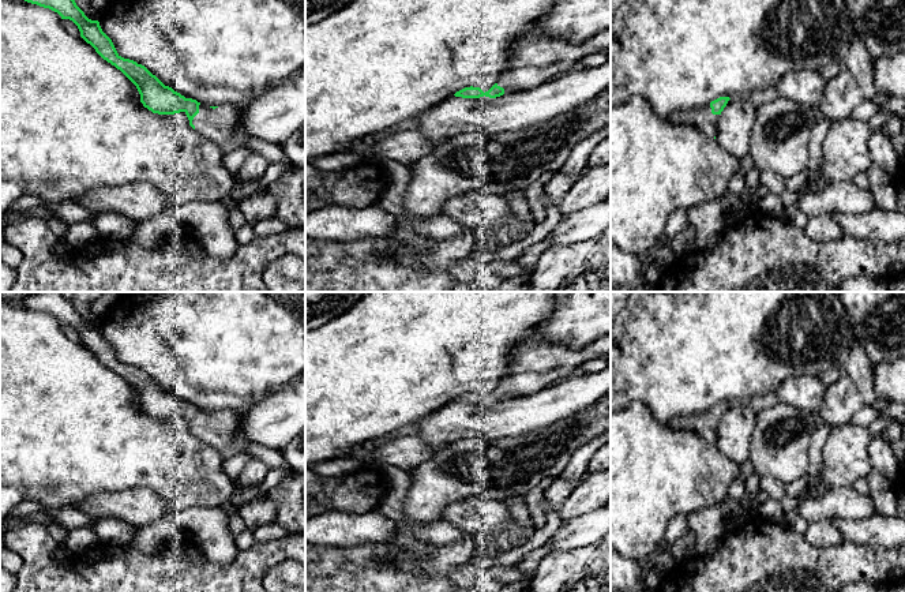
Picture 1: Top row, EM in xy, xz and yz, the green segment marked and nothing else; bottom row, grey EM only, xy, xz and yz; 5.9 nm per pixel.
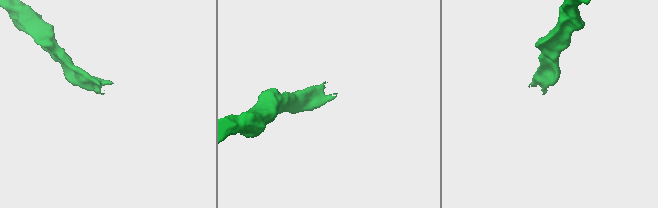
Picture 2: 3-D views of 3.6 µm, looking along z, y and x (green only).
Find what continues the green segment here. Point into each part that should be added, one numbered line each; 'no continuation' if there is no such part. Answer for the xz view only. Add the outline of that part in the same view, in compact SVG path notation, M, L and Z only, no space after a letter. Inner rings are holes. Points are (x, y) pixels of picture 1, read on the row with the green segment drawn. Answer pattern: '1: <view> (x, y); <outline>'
1: xz (534, 59); M532 27L511 46L507 68L496 83L504 94L530 90L568 72L585 56L604 49L611 49L611 29L582 44L568 44Z

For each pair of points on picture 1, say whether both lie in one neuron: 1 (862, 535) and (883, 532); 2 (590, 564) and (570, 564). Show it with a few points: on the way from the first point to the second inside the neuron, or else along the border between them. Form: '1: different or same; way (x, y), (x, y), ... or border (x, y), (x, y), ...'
1: same; way (867, 532), (878, 532)
2: same; way (585, 564), (575, 564)

